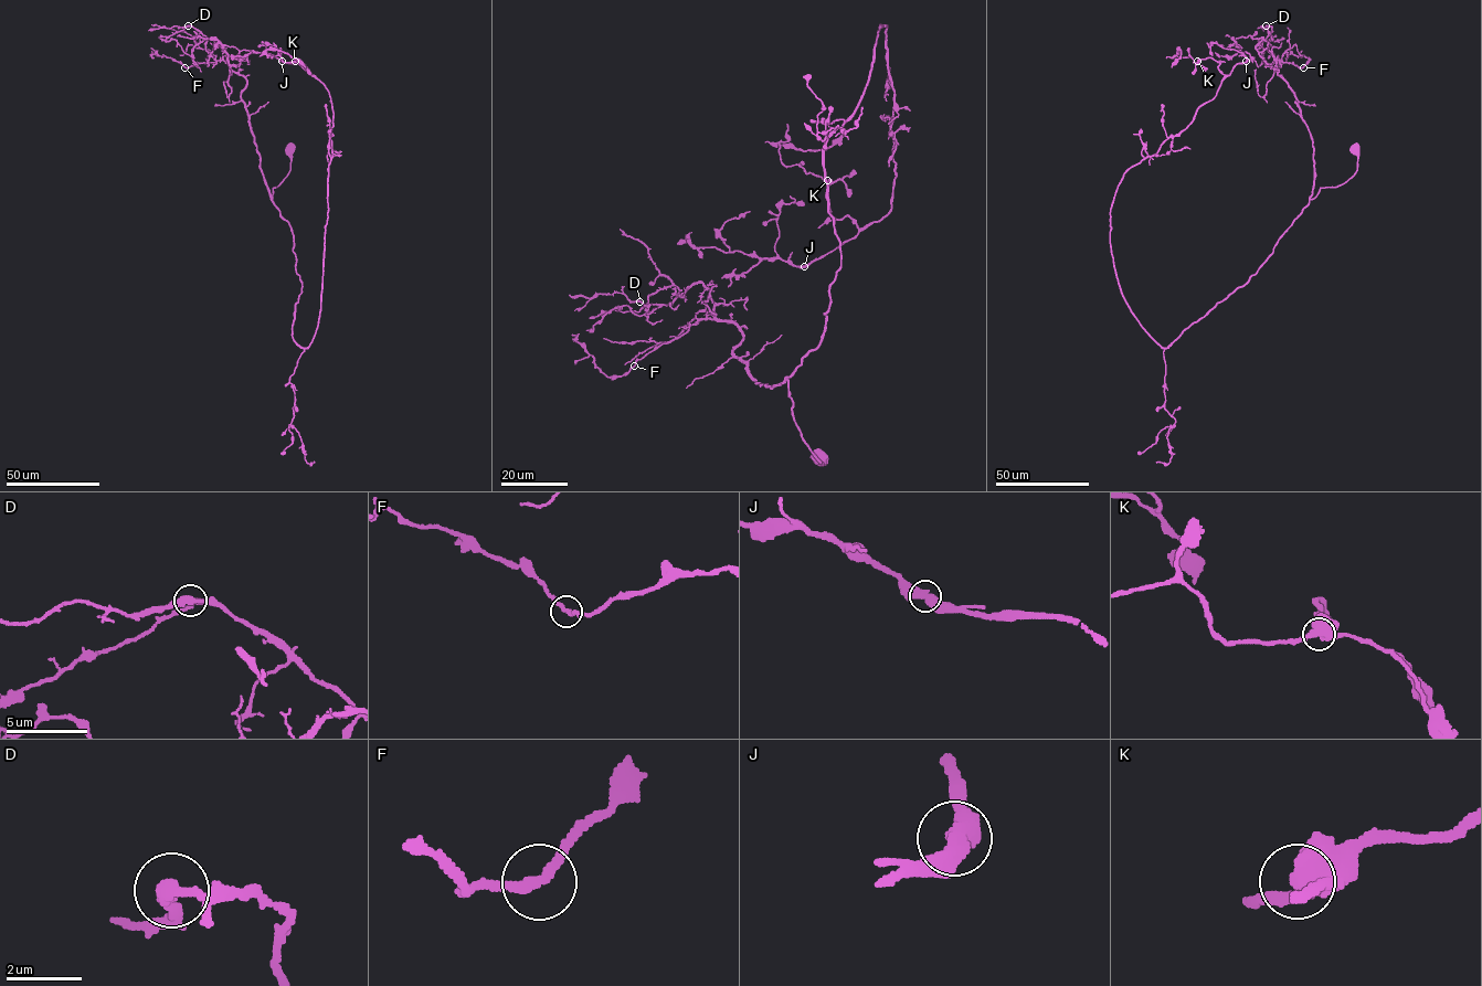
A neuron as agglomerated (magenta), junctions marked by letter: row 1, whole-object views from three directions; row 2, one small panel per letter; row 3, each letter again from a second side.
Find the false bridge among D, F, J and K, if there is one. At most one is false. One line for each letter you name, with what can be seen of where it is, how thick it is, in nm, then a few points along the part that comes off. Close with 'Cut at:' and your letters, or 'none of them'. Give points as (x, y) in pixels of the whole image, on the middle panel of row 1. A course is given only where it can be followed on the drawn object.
Cut at: none of them

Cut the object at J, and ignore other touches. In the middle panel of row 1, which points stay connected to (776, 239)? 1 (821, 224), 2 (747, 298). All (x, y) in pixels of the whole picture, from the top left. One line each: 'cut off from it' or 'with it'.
1: cut off from it
2: cut off from it

